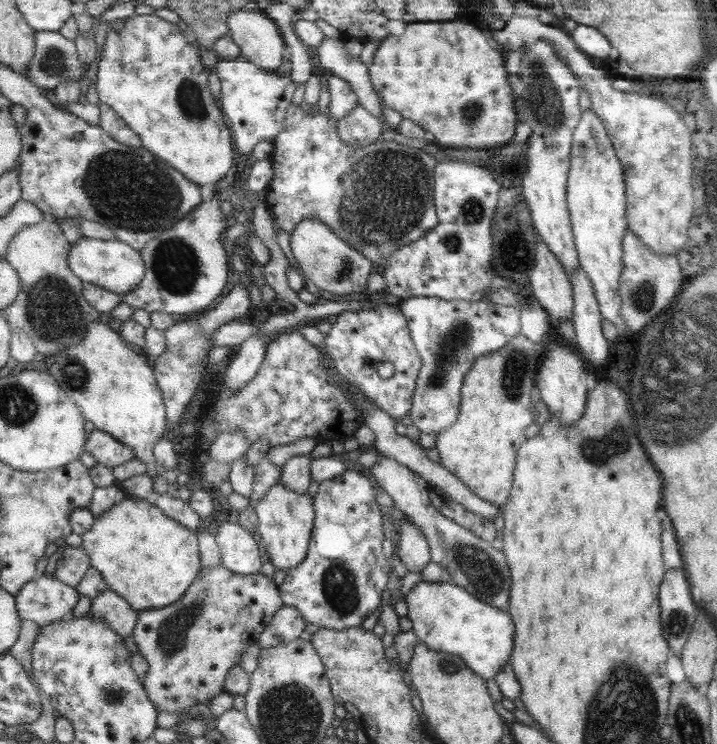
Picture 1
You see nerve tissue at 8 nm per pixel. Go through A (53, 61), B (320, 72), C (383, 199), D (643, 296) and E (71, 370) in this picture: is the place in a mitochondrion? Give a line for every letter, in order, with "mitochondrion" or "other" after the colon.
A: mitochondrion
B: other
C: mitochondrion
D: mitochondrion
E: mitochondrion

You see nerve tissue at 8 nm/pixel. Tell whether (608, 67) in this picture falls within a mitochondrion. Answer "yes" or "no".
no

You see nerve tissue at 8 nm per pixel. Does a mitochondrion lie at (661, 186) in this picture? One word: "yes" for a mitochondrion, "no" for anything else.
no

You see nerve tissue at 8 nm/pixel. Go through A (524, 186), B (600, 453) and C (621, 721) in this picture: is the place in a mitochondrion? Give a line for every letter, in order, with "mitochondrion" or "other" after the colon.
A: other
B: mitochondrion
C: mitochondrion

